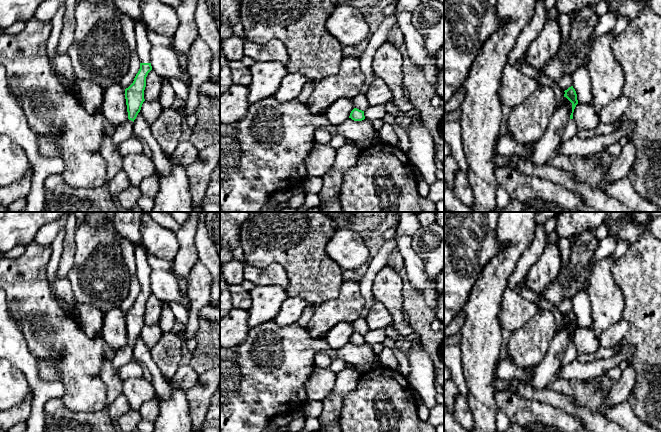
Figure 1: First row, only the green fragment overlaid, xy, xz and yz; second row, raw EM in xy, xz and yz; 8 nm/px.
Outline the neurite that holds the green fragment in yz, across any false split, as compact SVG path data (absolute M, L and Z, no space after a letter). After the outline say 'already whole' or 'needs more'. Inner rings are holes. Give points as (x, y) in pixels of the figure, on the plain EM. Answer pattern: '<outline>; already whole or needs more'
M571 310L567 314L565 314L564 316L565 316L564 321L566 321L572 327L572 337L570 339L569 345L567 346L567 348L564 351L563 358L562 358L562 361L560 364L560 368L575 361L577 359L578 354L579 354L576 351L575 346L573 344L573 336L574 336L576 329L578 328L576 315L573 312L573 310Z; needs more

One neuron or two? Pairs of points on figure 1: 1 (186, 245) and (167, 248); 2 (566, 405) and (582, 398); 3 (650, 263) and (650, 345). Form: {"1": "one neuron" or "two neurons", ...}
{"1": "two neurons", "2": "two neurons", "3": "one neuron"}

